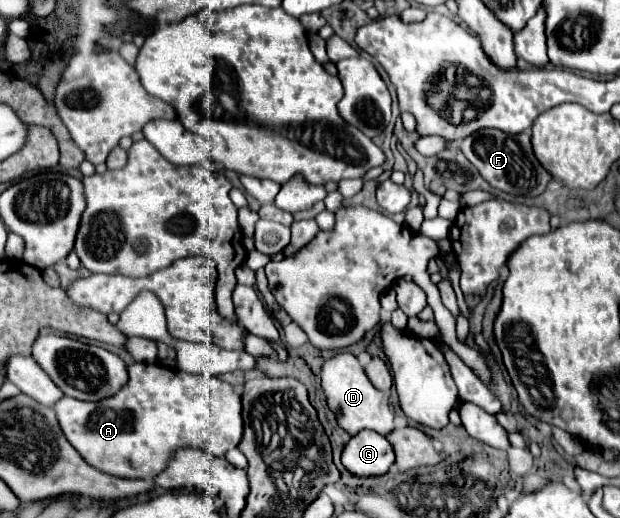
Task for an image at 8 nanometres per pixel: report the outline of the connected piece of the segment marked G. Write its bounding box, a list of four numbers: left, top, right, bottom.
[341,429,395,475]

